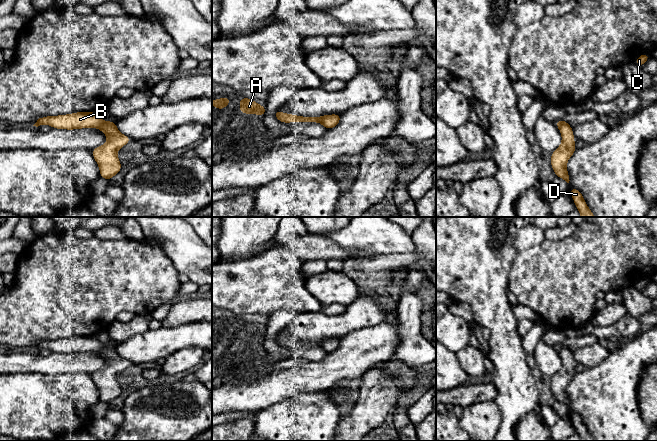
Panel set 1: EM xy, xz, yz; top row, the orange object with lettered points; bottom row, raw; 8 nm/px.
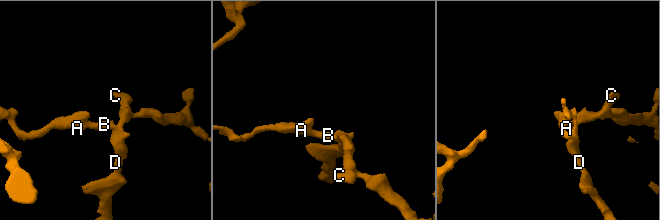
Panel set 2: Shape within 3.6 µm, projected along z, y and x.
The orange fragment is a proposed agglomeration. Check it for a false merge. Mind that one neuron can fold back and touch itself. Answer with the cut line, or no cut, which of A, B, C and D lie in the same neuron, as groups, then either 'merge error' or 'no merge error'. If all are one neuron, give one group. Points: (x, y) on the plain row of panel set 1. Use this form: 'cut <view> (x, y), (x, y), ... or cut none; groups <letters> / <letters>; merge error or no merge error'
cut xz (326, 339), (319, 345); groups A B / C D; merge error

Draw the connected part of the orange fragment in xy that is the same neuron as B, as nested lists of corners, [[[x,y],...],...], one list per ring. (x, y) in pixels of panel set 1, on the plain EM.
[[[92,335],[41,341],[33,350],[38,351],[43,348],[48,348],[52,352],[73,354],[81,352],[100,352],[105,348],[105,345]]]

